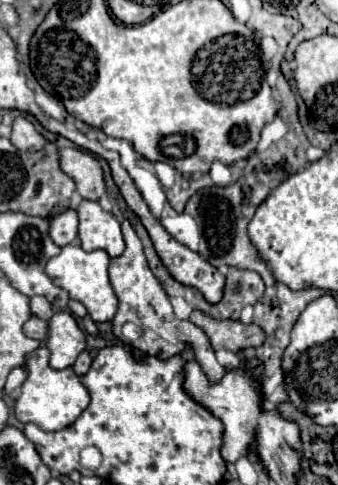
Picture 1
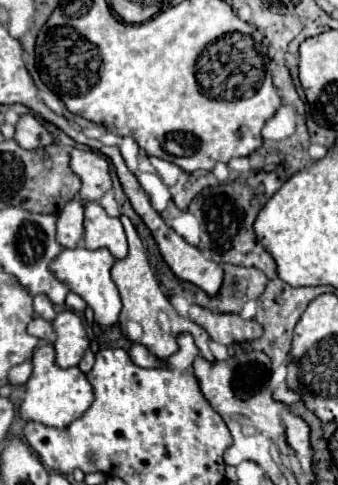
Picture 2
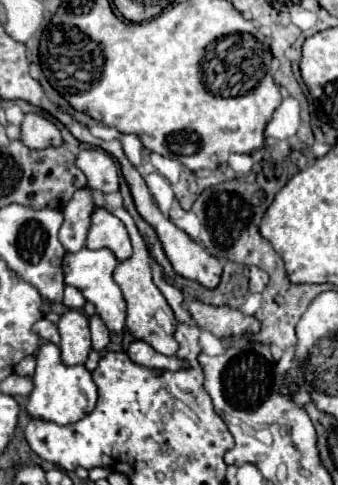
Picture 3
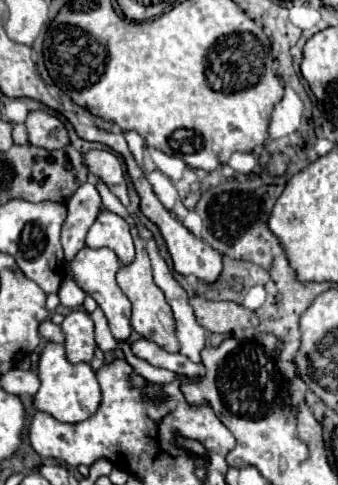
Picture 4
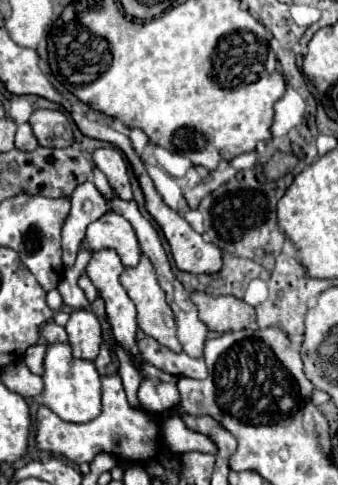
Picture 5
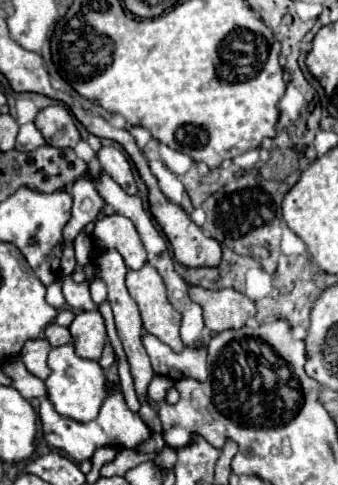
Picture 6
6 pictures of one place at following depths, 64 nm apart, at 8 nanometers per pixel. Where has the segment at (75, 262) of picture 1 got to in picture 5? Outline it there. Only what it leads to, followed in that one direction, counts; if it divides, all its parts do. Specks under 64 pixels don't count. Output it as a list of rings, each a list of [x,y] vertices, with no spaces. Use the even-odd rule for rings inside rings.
[[[98,250],[92,254],[88,266],[86,266],[86,274],[90,276],[90,280],[94,282],[96,290],[100,292],[100,296],[106,302],[106,314],[110,318],[112,324],[112,334],[114,338],[128,350],[128,354],[138,362],[144,364],[144,358],[140,356],[140,348],[136,348],[136,334],[138,334],[138,320],[136,320],[136,306],[132,304],[130,296],[126,294],[124,286],[120,284],[120,276],[124,272],[124,264],[120,262],[120,256],[116,254],[116,250]]]

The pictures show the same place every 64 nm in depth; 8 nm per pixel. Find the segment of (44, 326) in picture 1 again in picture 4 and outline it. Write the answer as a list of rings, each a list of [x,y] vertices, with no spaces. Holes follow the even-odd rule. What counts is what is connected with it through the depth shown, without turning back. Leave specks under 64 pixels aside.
[[[44,320],[44,322],[40,324],[38,332],[40,332],[40,336],[42,336],[44,340],[48,340],[48,342],[58,342],[58,344],[64,342],[64,332],[62,332],[62,328],[56,326],[52,320]]]

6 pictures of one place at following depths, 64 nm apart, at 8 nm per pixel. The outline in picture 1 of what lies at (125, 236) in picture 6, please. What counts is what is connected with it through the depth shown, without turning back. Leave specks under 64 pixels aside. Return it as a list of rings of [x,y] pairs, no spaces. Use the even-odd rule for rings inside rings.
[[[82,200],[76,208],[80,216],[80,242],[84,250],[106,250],[112,258],[122,256],[124,252],[124,238],[120,230],[120,222],[104,212],[98,202]]]

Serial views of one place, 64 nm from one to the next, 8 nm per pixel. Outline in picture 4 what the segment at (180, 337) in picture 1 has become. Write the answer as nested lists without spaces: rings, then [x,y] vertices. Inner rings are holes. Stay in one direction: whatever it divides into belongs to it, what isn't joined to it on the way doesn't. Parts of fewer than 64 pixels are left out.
[[[96,180],[96,188],[98,188],[100,196],[102,196],[102,204],[104,204],[110,212],[122,216],[122,218],[130,224],[130,228],[132,228],[132,236],[134,236],[134,244],[136,244],[136,258],[134,258],[132,264],[122,266],[122,268],[118,270],[118,274],[116,274],[118,286],[122,288],[122,292],[124,292],[124,294],[130,298],[130,302],[132,302],[132,328],[134,328],[138,334],[142,334],[144,338],[156,342],[160,348],[164,348],[164,350],[168,350],[168,352],[178,352],[178,350],[180,350],[180,342],[178,342],[178,338],[176,338],[176,334],[174,334],[172,310],[170,310],[170,306],[168,306],[162,290],[154,284],[152,266],[148,264],[148,254],[144,252],[144,244],[140,244],[140,238],[138,238],[138,232],[136,232],[136,220],[132,220],[132,216],[128,214],[128,210],[122,206],[122,202],[120,202],[116,196],[112,196],[112,192],[108,192],[108,188],[104,188],[104,184],[100,184],[100,180]],[[162,316],[166,316],[166,318],[170,318],[170,320],[164,324]]]

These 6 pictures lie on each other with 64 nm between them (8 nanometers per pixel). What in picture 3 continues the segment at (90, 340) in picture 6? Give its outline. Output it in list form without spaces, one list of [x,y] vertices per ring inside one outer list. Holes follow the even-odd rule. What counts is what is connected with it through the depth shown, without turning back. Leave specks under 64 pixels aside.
[[[68,310],[60,322],[60,348],[62,348],[62,362],[68,366],[74,364],[84,364],[92,350],[90,342],[90,328],[88,328],[88,318],[80,310]]]

